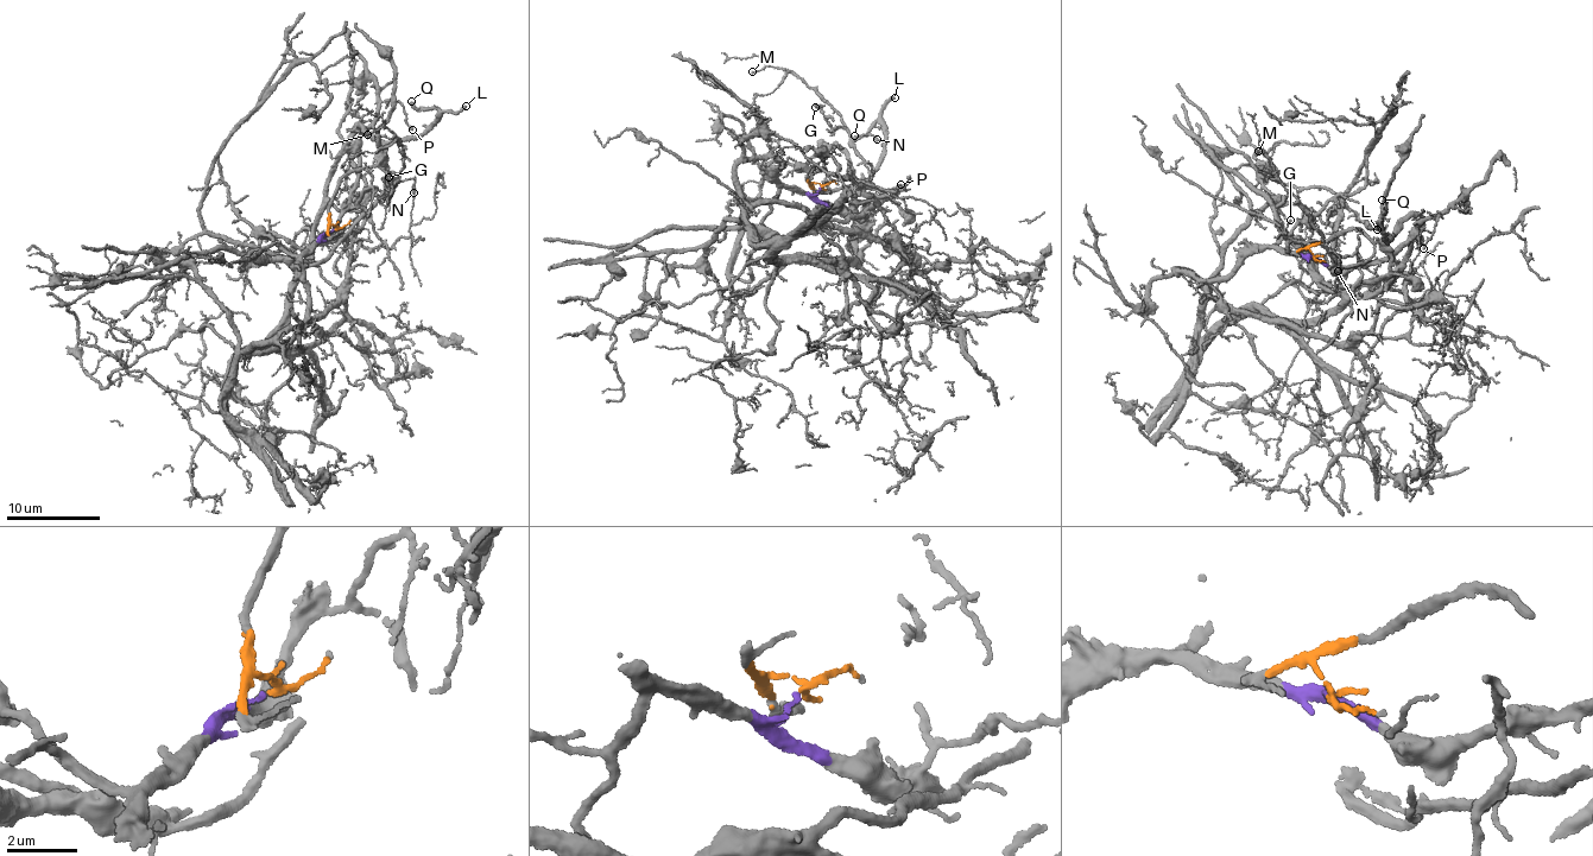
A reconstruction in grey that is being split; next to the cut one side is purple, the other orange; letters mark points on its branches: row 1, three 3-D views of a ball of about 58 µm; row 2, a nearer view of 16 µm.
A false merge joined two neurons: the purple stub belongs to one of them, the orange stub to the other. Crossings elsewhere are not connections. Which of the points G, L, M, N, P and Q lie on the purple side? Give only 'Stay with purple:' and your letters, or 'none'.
Stay with purple: P

